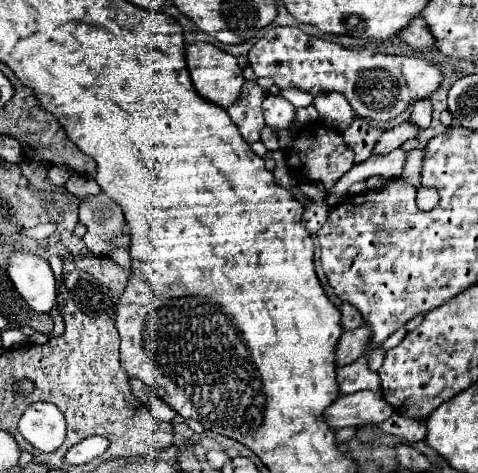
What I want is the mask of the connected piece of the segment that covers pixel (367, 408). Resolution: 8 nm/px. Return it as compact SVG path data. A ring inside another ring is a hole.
M357 391L351 395L337 397L325 411L323 419L331 429L343 427L359 427L363 423L381 423L389 419L395 409L383 399L381 393L373 391Z

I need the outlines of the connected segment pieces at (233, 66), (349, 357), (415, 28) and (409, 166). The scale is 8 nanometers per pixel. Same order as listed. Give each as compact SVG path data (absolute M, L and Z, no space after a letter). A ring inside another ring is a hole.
M193 43L185 47L185 61L187 61L187 69L193 81L195 91L207 99L213 101L219 107L229 107L231 103L235 103L241 85L243 85L243 77L241 77L241 67L237 65L237 59L225 51L221 51L219 47L211 45L211 43Z
M359 327L355 331L345 331L337 343L335 349L335 365L343 367L353 363L357 357L363 355L363 351L367 349L367 341L369 341L369 331L367 327Z
M415 17L405 29L401 29L397 37L413 49L427 49L427 47L433 47L435 43L435 39L431 39L431 33L427 31L427 25L419 17Z
M411 149L405 153L405 167L403 167L403 177L409 179L411 183L419 183L419 169L421 169L421 159L423 153L419 149Z

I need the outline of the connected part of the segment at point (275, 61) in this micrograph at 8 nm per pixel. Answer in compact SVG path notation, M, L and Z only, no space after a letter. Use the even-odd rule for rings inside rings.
M273 27L247 55L257 77L271 77L281 89L301 89L319 97L323 93L343 93L359 117L385 123L403 113L413 101L429 97L441 83L441 71L425 59L389 59L367 49L345 49L339 43L303 33L299 27Z

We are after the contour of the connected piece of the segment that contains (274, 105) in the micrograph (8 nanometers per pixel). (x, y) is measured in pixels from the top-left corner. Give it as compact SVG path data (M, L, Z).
M267 95L263 101L263 113L265 113L265 125L277 131L277 129L293 127L297 109L281 95L277 95L277 97Z

